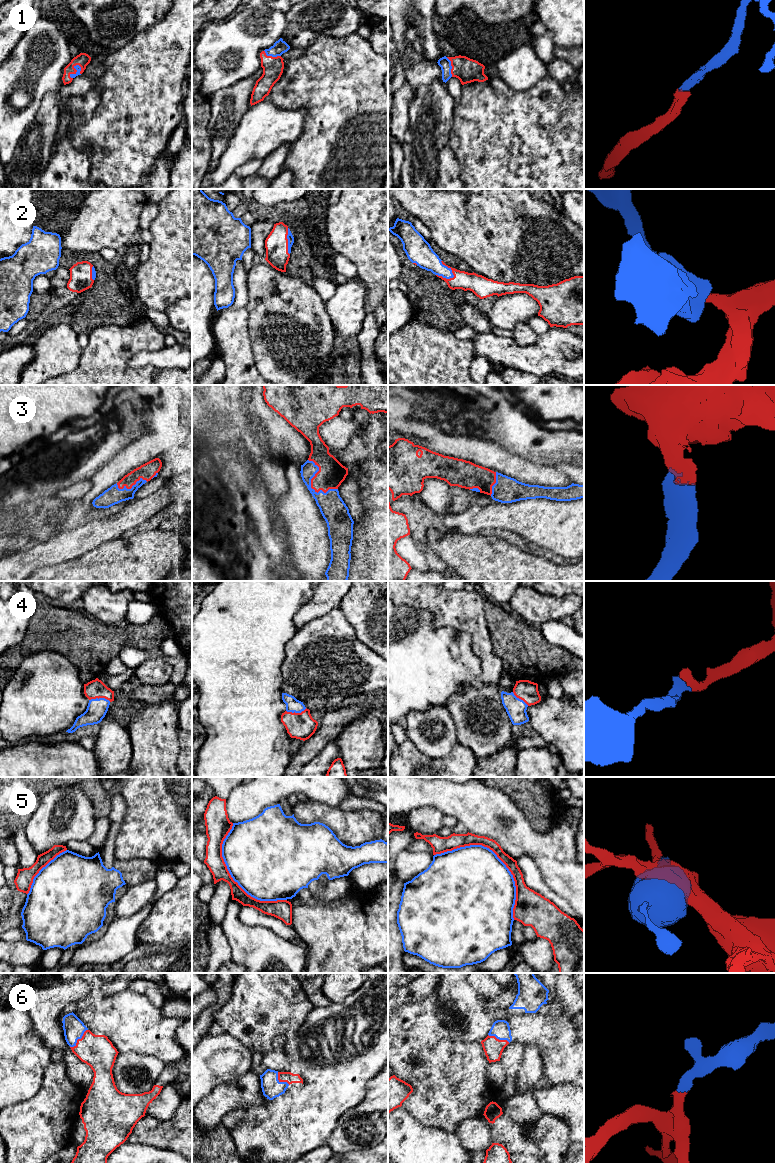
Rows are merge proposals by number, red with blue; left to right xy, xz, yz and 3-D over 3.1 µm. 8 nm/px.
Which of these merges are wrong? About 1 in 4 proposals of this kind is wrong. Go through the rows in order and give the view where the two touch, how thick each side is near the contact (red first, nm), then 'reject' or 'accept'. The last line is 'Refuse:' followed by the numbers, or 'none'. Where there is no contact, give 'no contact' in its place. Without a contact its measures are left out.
1: meets red in xy; 110 nm thick on the red side, 50 nm on the other; accept
2: meets red in yz; 150 nm thick on the red side, 180 nm on the other; accept
3: meets red in xz; 220 nm thick on the red side, 200 nm on the other; accept
4: meets red in xy; 150 nm thick on the red side, 160 nm on the other; accept
5: meets red in yz; 100 nm thick on the red side, 500 nm on the other; reject
6: meets red in xy; 260 nm thick on the red side, 170 nm on the other; accept
Refuse: 5

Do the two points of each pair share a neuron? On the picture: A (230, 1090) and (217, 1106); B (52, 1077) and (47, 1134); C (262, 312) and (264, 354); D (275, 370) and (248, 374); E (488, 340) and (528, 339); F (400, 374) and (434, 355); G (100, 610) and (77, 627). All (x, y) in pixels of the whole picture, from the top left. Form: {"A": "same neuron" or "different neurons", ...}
{"A": "same neuron", "B": "same neuron", "C": "same neuron", "D": "different neurons", "E": "different neurons", "F": "same neuron", "G": "different neurons"}

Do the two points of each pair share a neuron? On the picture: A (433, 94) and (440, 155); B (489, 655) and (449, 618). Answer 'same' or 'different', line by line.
A: same
B: same

